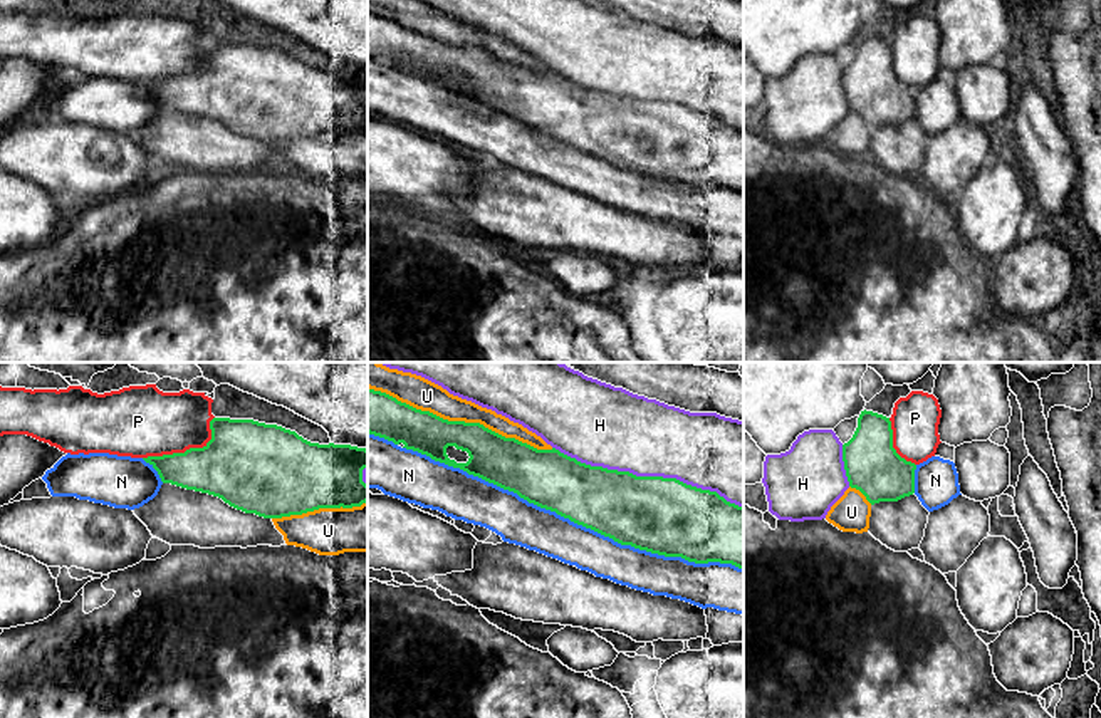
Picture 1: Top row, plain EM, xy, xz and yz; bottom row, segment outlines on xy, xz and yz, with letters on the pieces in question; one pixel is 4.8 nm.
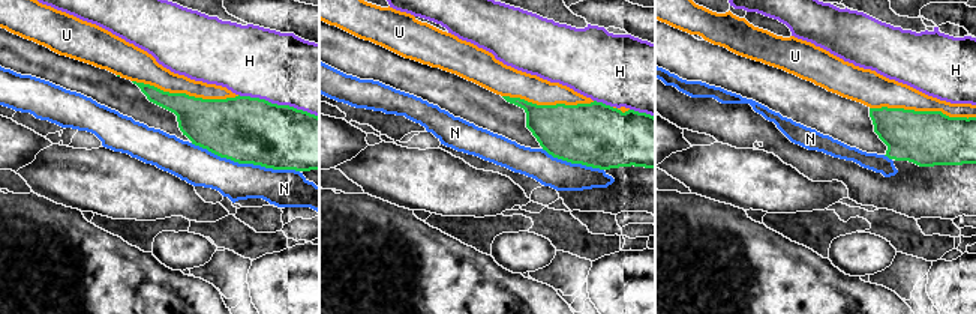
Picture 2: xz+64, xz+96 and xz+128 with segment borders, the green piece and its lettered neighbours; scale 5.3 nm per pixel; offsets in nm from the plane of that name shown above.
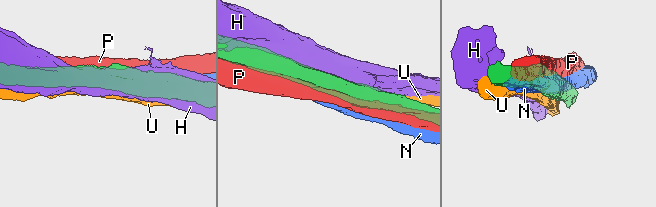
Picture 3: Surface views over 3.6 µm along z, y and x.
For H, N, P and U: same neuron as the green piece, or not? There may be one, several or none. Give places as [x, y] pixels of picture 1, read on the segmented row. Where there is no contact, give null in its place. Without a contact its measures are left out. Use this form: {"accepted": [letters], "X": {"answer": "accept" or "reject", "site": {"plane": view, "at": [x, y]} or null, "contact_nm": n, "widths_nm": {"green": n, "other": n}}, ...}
{"accepted": [], "H": {"answer": "reject", "site": {"plane": "xz", "at": [648, 477]}, "contact_nm": 950, "widths_nm": {"green": 360, "other": 380}}, "N": {"answer": "reject", "site": {"plane": "xz", "at": [573, 520]}, "contact_nm": 1750, "widths_nm": {"green": 320, "other": 220}}, "P": {"answer": "reject", "site": {"plane": "xy", "at": [187, 450]}, "contact_nm": 400, "widths_nm": {"green": 360, "other": 340}}, "U": {"answer": "reject", "site": {"plane": "xz", "at": [460, 421]}, "contact_nm": 950, "widths_nm": {"green": 220, "other": 150}}}

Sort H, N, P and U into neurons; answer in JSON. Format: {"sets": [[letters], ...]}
{"sets": [["H", "U"], ["N", "P"]]}

